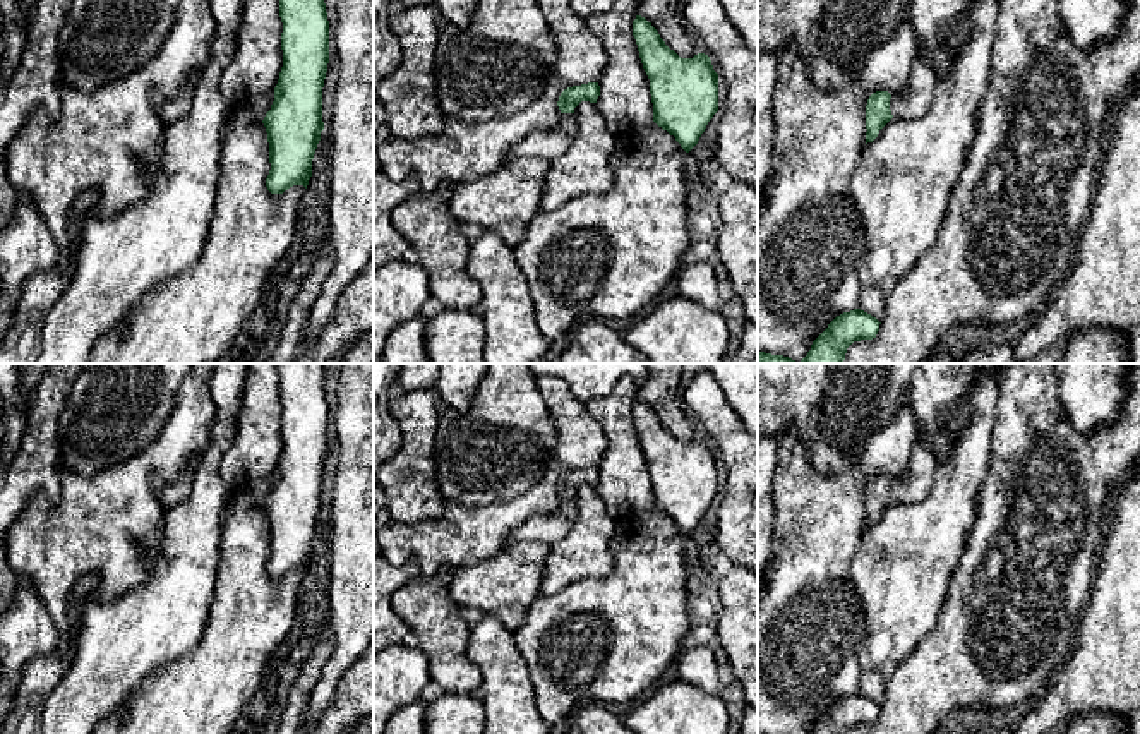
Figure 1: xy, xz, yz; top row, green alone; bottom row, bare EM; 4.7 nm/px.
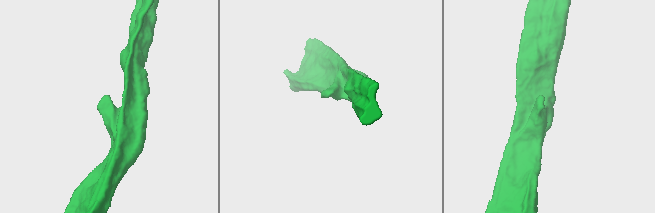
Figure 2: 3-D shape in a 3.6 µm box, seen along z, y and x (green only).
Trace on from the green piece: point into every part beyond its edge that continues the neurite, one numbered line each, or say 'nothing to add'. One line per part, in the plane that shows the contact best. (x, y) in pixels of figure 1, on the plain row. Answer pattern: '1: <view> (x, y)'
1: yz (911, 487)

